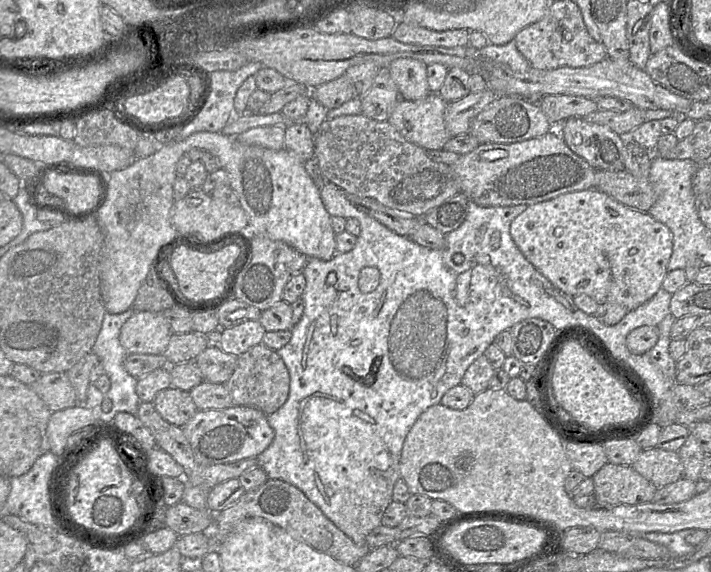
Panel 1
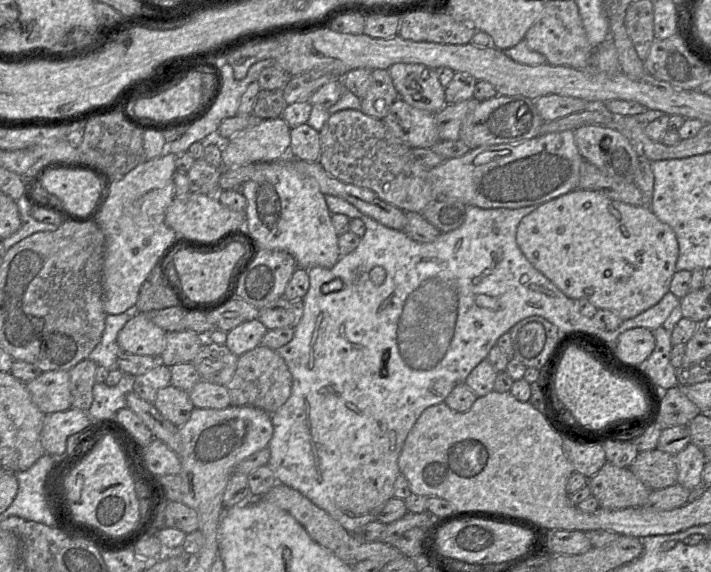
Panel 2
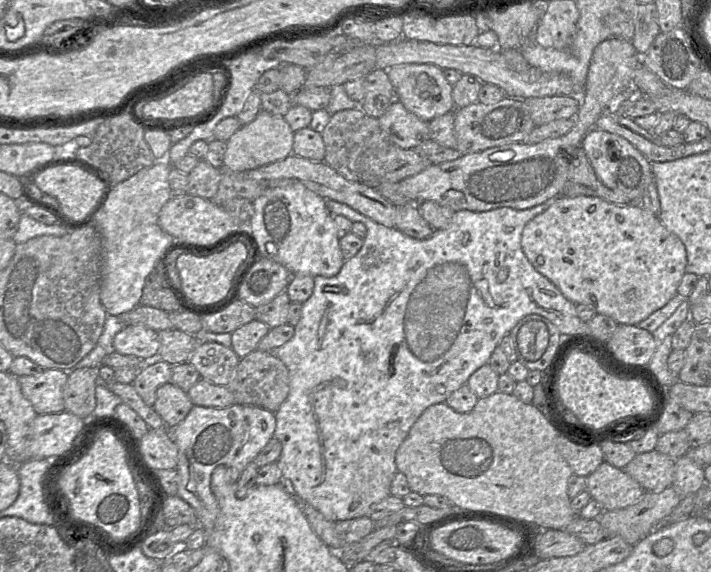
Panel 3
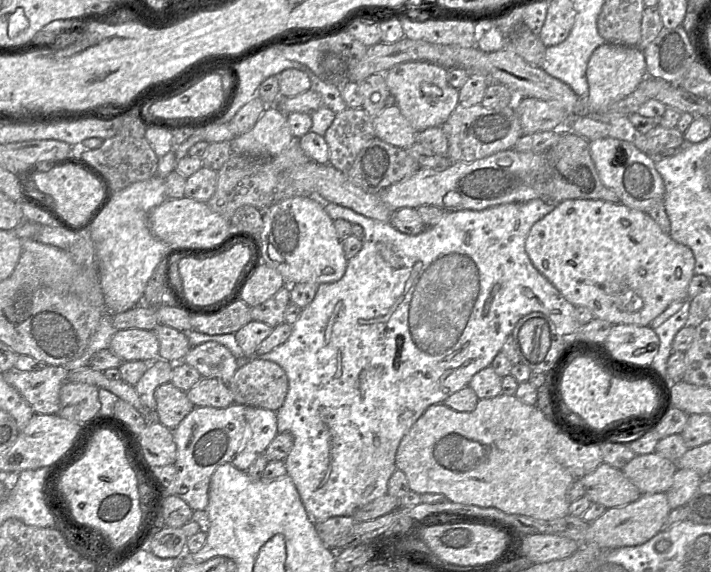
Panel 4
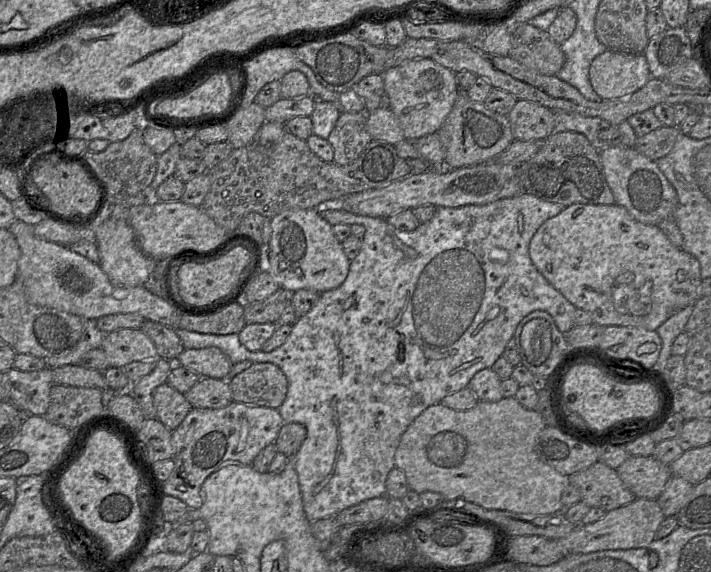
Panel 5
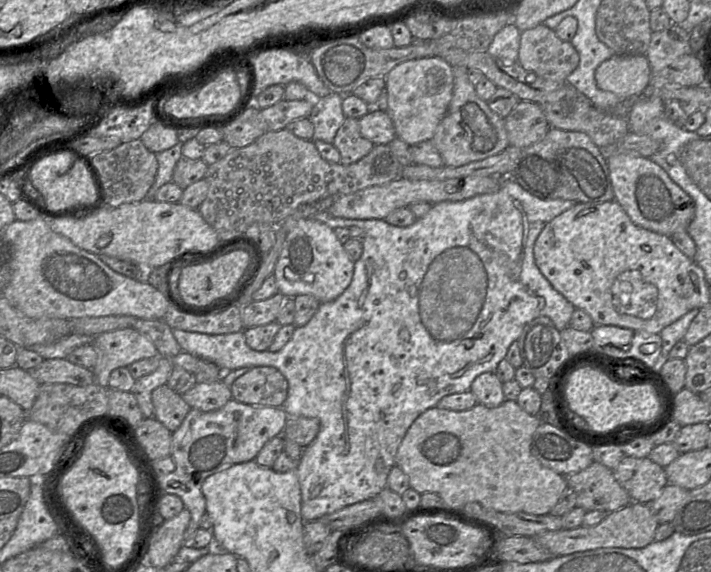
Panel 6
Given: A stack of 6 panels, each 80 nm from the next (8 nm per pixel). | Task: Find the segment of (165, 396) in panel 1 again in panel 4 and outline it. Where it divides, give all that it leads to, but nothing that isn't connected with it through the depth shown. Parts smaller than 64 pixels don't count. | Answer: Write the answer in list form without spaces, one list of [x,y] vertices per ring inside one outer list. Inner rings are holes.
[[[171,382],[160,385],[154,393],[156,400],[155,419],[165,427],[174,430],[194,409],[187,392]]]

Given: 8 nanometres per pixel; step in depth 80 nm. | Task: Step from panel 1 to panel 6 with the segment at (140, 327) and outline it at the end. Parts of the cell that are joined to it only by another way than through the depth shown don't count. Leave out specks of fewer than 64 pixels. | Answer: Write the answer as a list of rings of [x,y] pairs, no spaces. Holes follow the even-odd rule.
[[[132,327],[104,332],[95,336],[92,345],[97,361],[91,369],[95,383],[108,387],[111,372],[145,358],[158,357],[152,341]]]

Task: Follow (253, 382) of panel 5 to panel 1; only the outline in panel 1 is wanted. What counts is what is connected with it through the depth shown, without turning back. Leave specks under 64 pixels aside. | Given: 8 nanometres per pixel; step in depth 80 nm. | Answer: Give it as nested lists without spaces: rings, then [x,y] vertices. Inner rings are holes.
[[[259,343],[237,357],[236,367],[226,382],[233,405],[255,407],[264,414],[276,412],[289,396],[289,371],[275,350]]]

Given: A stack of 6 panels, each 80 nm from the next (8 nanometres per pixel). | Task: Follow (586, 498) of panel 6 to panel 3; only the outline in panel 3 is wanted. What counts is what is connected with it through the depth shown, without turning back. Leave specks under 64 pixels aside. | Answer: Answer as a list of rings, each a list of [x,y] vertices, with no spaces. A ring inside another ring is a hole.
[[[606,461],[602,462],[586,479],[586,490],[590,493],[592,499],[602,505],[604,511],[626,508],[641,499],[646,492],[624,469],[617,468]]]

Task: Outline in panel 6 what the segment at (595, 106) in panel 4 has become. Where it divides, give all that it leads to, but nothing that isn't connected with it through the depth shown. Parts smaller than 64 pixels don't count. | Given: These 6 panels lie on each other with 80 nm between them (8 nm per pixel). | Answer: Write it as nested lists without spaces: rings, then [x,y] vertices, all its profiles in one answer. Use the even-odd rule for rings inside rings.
[[[613,55],[595,70],[595,81],[601,90],[612,92],[621,100],[641,95],[650,85],[651,67],[645,55]]]

